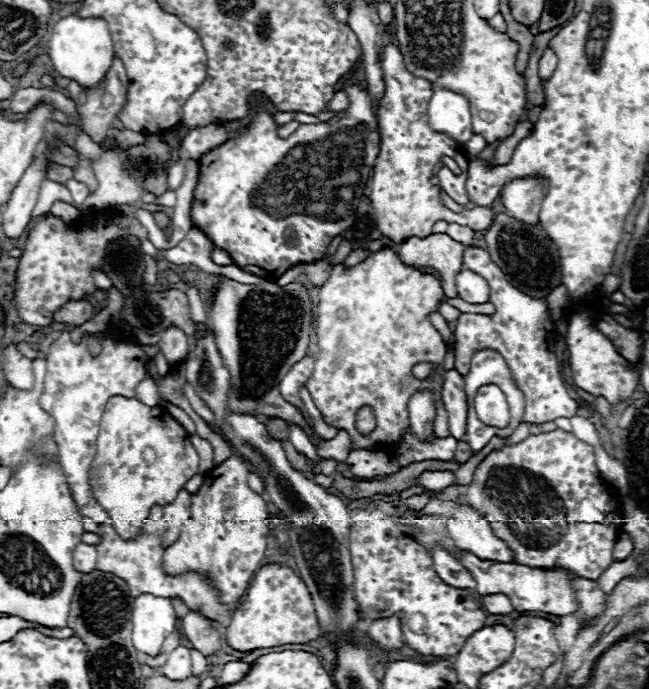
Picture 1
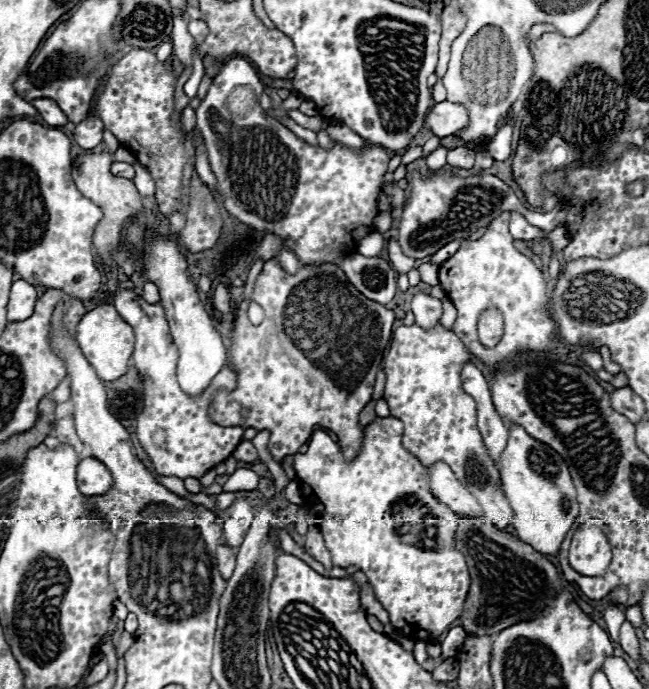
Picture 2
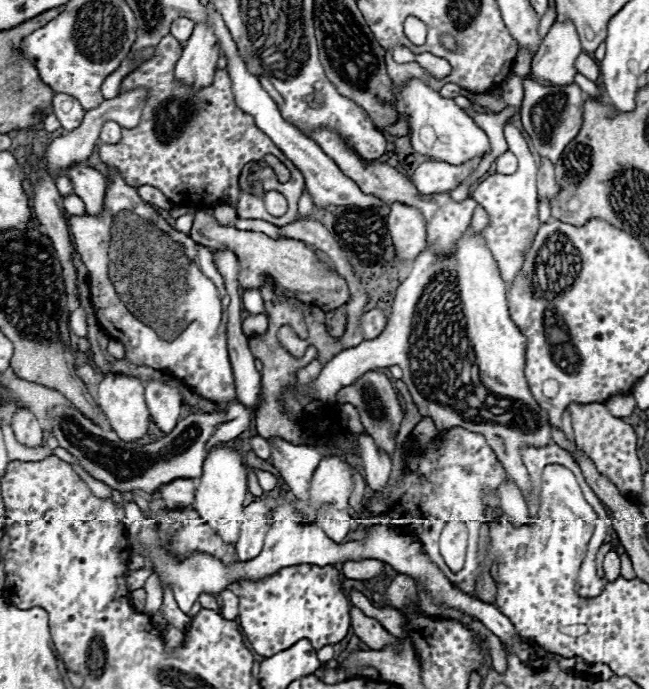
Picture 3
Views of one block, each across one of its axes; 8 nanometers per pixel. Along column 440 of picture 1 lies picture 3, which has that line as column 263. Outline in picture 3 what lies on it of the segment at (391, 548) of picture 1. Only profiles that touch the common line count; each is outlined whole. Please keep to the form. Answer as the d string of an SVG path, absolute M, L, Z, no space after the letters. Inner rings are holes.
M286 566L258 580L240 582L240 626L256 654L270 658L280 650L308 638L316 650L340 642L350 628L350 600L342 590L342 574L334 566Z

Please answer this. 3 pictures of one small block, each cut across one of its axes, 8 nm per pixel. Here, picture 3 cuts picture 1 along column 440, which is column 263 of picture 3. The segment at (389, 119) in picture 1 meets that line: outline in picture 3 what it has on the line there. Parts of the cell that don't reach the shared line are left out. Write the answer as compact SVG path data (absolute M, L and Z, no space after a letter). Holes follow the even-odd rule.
M168 34L160 40L156 56L122 80L122 92L144 86L150 94L140 124L136 128L124 128L118 144L98 146L102 162L118 168L130 186L150 184L160 188L176 206L186 204L204 210L206 206L218 206L226 198L232 198L236 202L238 218L266 220L276 226L294 222L298 218L298 198L304 188L300 170L272 144L262 130L254 126L254 120L236 106L228 70L216 70L212 86L202 90L190 90L178 84L174 80L174 64L180 54L182 46ZM266 154L274 154L292 174L288 182L282 183L284 186L280 184L276 190L270 190L282 192L288 200L288 212L280 218L266 212L262 198L246 194L238 188L238 174L242 168L250 162L260 162Z

